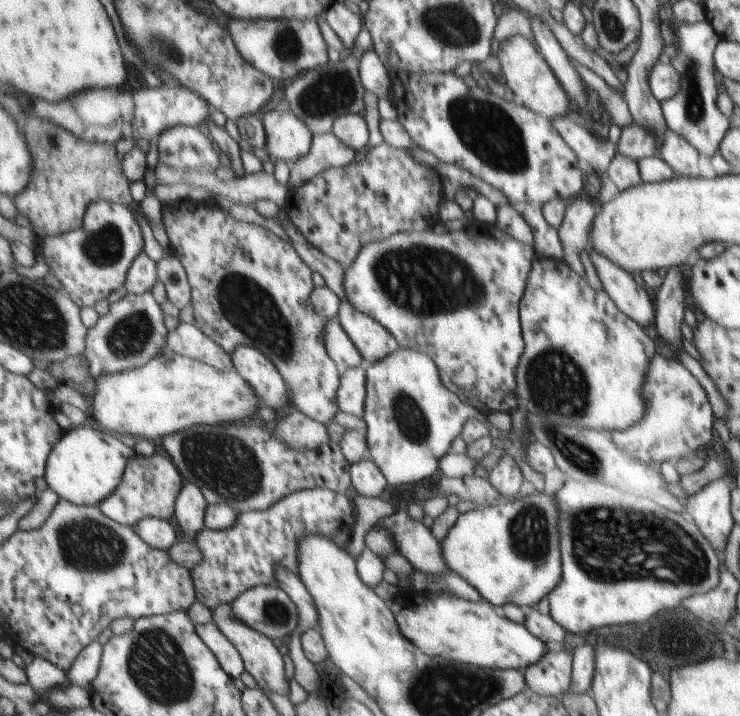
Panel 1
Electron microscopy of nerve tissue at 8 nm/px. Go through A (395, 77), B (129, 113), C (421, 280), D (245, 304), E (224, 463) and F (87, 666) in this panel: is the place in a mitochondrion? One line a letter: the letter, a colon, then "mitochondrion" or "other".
A: other
B: other
C: mitochondrion
D: mitochondrion
E: mitochondrion
F: other

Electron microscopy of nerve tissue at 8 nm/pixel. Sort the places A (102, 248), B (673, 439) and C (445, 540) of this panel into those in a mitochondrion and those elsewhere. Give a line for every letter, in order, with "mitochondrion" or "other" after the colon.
A: mitochondrion
B: mitochondrion
C: other

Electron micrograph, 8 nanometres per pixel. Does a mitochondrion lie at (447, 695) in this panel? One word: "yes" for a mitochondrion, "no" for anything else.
yes

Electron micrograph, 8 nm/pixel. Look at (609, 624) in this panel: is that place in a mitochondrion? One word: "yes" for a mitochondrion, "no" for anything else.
no

